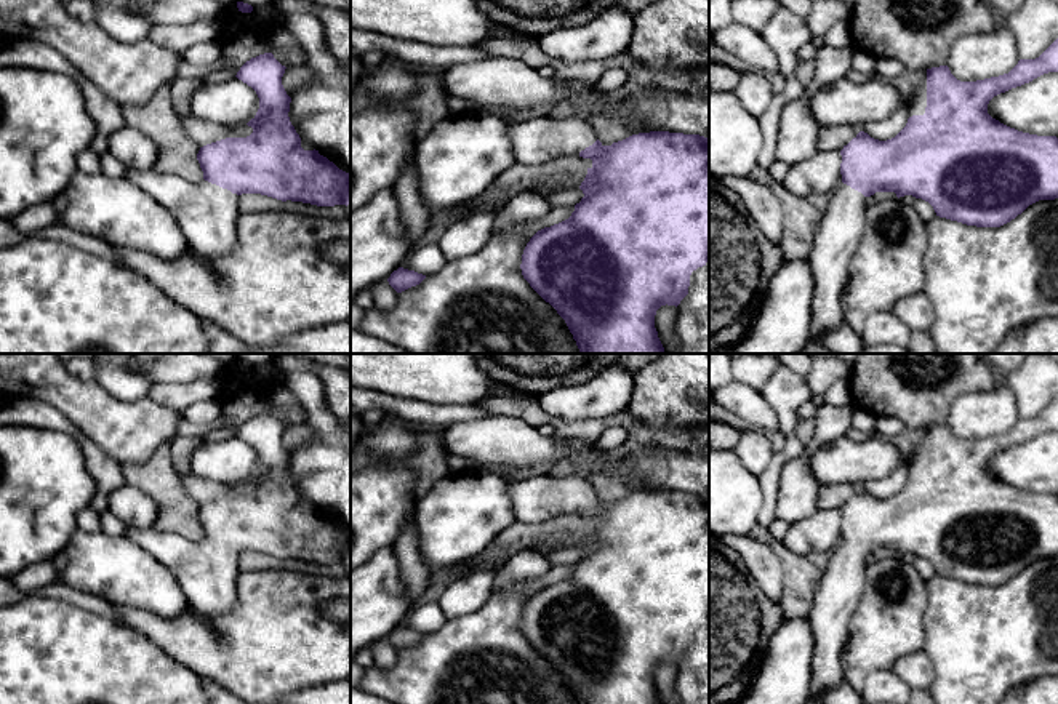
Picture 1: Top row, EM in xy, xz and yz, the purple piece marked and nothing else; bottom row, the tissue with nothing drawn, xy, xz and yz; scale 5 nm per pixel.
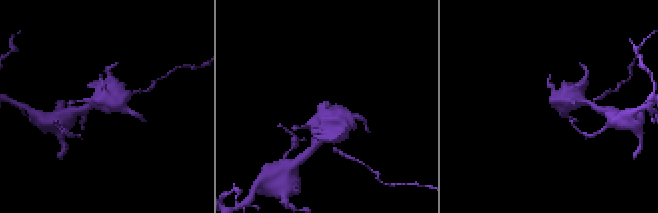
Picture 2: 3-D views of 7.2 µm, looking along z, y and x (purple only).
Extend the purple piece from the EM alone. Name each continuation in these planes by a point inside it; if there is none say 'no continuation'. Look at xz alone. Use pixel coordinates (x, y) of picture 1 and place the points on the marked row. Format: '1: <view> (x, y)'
1: xz (541, 140)

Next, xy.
1: xy (207, 213)

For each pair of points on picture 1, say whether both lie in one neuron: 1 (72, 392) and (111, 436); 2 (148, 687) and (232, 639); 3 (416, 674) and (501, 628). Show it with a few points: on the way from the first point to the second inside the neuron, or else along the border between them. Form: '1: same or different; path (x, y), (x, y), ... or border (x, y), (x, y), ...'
1: same; path (84, 404), (104, 424)
2: different; border (154, 644), (200, 677)
3: same; path (437, 666), (453, 650), (480, 644)

